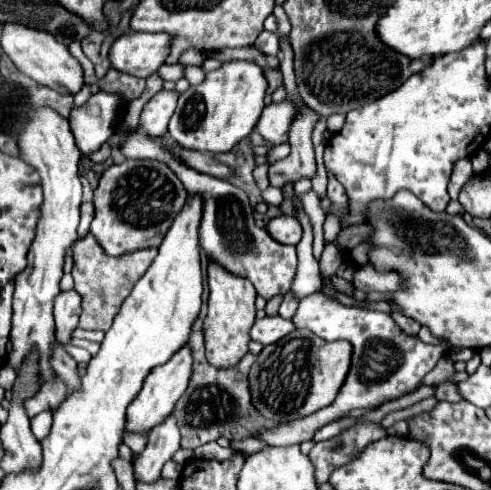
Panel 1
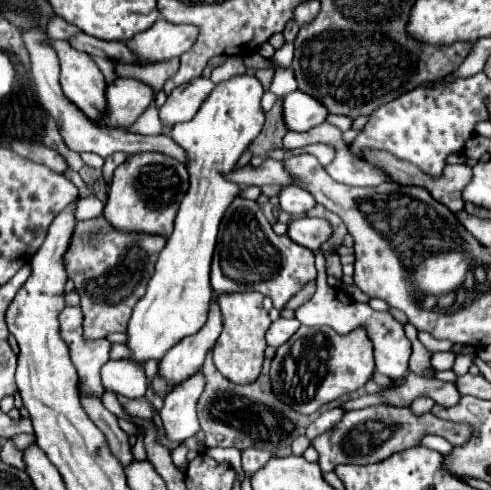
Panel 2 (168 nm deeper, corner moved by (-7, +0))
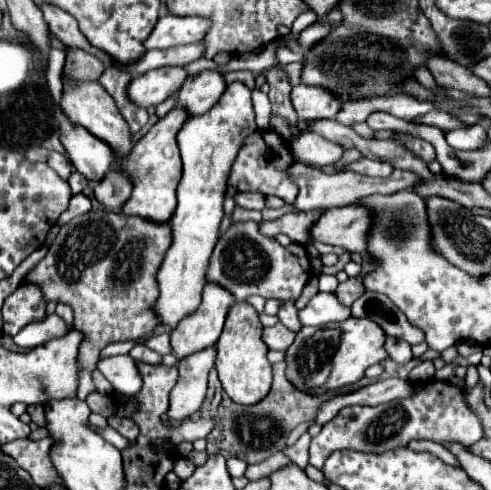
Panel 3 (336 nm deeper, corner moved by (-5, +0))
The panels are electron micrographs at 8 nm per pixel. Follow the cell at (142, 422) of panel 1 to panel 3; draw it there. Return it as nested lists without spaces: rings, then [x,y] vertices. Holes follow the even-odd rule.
[[[208,281],[204,285],[204,291],[202,291],[202,303],[198,305],[198,309],[190,315],[186,315],[178,327],[170,333],[170,343],[172,343],[172,353],[178,357],[178,359],[184,359],[188,357],[190,353],[196,353],[200,349],[206,349],[210,345],[214,345],[222,333],[222,327],[224,327],[224,321],[226,321],[226,315],[228,315],[228,309],[234,305],[234,295],[224,289],[222,285],[216,285],[212,281]]]

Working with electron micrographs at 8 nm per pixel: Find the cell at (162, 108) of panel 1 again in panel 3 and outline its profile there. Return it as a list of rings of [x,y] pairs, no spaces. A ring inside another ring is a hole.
[[[202,71],[200,75],[188,77],[184,87],[178,91],[178,105],[190,115],[204,115],[226,91],[226,81],[220,71]]]

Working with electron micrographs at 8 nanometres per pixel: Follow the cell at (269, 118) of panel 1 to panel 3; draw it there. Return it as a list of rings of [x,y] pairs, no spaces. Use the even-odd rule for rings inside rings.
[[[302,83],[292,89],[292,105],[302,121],[314,121],[334,117],[340,111],[342,101],[328,89]]]

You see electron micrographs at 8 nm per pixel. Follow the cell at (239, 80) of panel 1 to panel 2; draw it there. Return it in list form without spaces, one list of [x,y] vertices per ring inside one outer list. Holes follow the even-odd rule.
[[[238,75],[230,77],[228,81],[218,83],[212,93],[204,99],[198,113],[186,121],[176,123],[172,127],[172,139],[188,153],[188,173],[190,173],[190,189],[184,195],[184,201],[180,203],[178,217],[174,221],[174,231],[166,241],[164,251],[160,253],[156,261],[156,271],[152,279],[148,281],[146,295],[134,305],[132,317],[128,321],[126,329],[126,347],[130,349],[130,361],[138,365],[146,365],[146,361],[154,359],[160,361],[178,341],[182,341],[186,335],[194,335],[204,327],[204,321],[208,319],[210,299],[212,299],[212,287],[210,287],[210,261],[216,245],[218,225],[228,209],[228,205],[234,201],[236,193],[240,193],[240,187],[236,183],[230,183],[224,179],[224,173],[232,171],[236,167],[236,161],[246,151],[246,147],[260,135],[264,125],[264,109],[260,105],[260,99],[264,95],[264,87],[254,75]]]

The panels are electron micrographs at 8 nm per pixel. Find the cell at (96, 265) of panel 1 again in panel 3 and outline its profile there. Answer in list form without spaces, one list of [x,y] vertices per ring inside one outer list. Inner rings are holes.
[[[88,211],[66,225],[60,227],[54,243],[50,245],[46,257],[24,277],[26,283],[34,283],[40,287],[46,303],[56,301],[70,305],[74,311],[74,327],[84,333],[84,343],[80,347],[80,387],[78,399],[86,399],[94,393],[92,371],[100,359],[102,347],[114,341],[138,339],[150,333],[158,325],[158,317],[152,307],[158,299],[158,281],[156,273],[164,261],[168,247],[172,245],[172,227],[170,223],[154,223],[142,217],[126,217],[122,213],[112,211]]]

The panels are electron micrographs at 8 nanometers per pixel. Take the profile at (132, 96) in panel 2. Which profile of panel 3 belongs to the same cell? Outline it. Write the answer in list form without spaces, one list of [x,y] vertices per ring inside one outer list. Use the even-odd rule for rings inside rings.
[[[160,67],[150,73],[144,73],[128,85],[128,97],[136,105],[150,107],[160,105],[170,95],[178,93],[178,89],[184,85],[188,73],[184,67]]]

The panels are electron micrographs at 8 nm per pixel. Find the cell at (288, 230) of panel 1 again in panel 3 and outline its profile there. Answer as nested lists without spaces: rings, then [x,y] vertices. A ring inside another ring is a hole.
[[[364,205],[328,209],[312,229],[312,241],[338,245],[350,253],[364,253],[372,229],[372,211]]]

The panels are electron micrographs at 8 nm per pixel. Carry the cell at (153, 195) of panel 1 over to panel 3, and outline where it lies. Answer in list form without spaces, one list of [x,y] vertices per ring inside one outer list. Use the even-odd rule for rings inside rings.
[[[174,107],[166,117],[162,117],[152,129],[134,145],[132,153],[122,161],[124,171],[132,177],[132,197],[124,205],[122,213],[138,215],[156,223],[166,223],[176,211],[176,187],[182,175],[180,153],[176,145],[176,135],[182,129],[188,113],[180,107]]]

